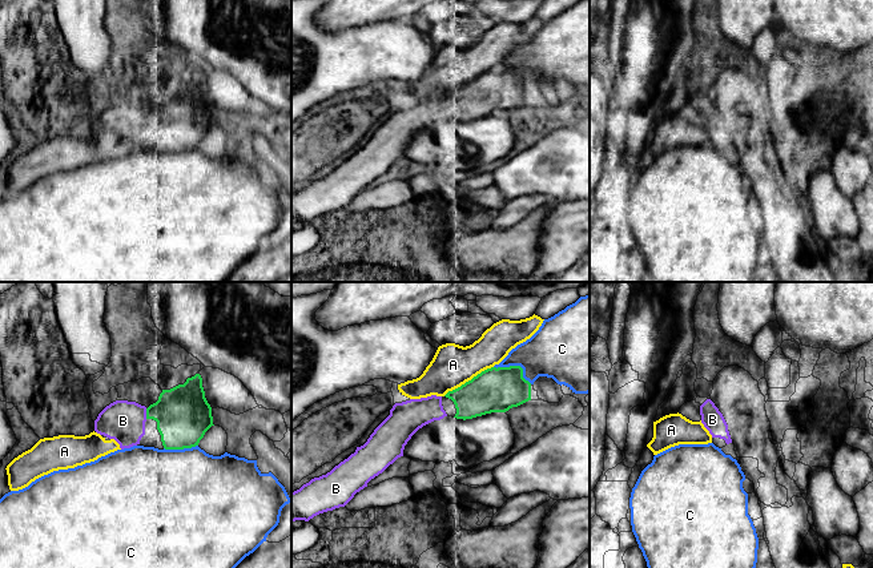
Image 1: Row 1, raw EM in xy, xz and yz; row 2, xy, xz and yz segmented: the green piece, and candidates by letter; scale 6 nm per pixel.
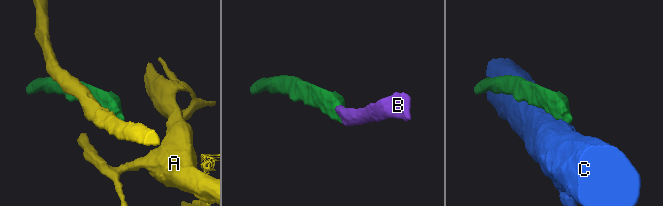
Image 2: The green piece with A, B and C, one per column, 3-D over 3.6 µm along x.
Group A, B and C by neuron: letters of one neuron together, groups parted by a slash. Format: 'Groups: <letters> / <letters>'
Groups: A / B / C

